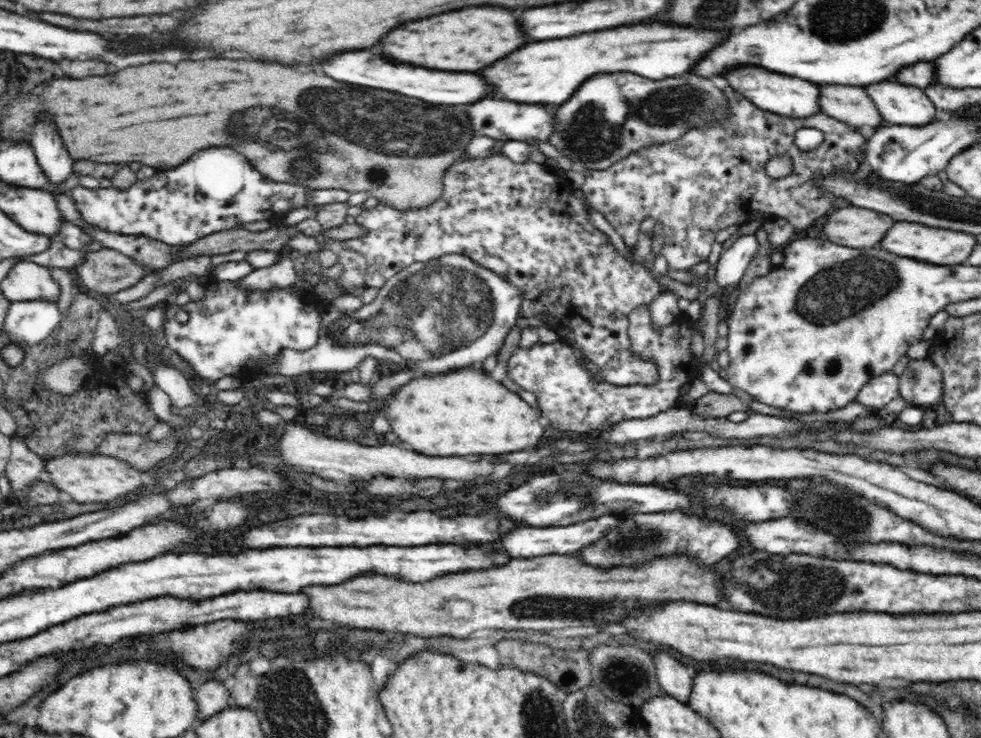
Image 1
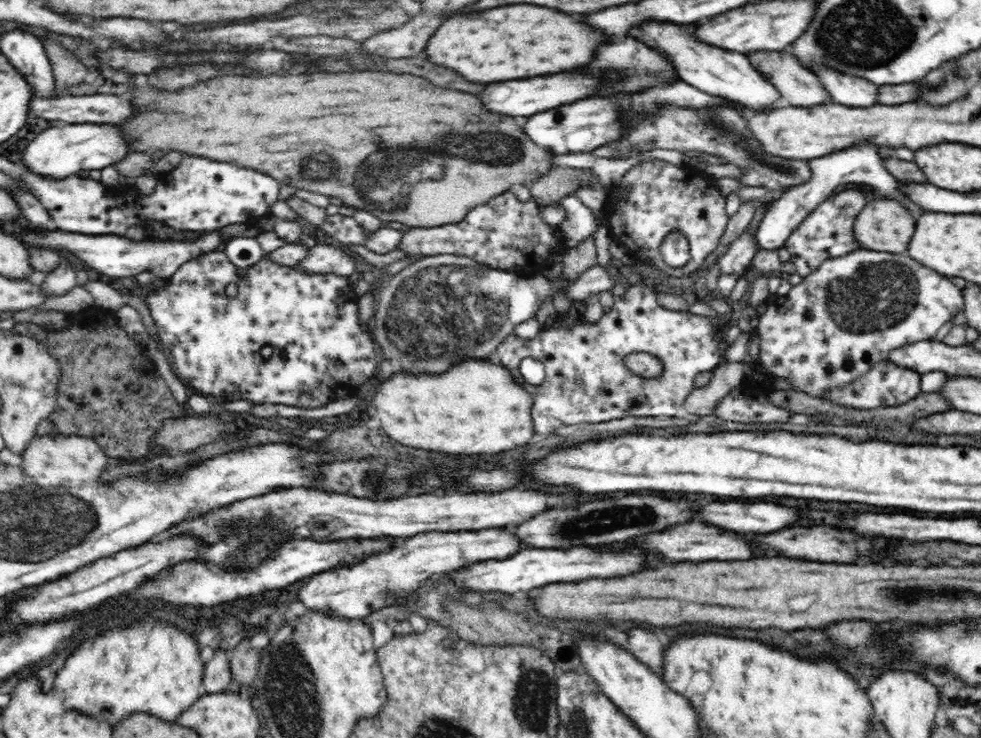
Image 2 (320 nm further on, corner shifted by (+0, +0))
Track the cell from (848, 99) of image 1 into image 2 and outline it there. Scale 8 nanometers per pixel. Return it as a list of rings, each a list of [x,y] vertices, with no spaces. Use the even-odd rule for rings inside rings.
[[[752,51],[746,55],[754,68],[770,80],[792,106],[808,108],[831,102],[818,78],[802,68],[792,54]]]

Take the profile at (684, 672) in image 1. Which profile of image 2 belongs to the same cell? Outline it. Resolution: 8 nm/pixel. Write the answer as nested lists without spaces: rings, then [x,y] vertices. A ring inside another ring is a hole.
[[[638,627],[631,628],[627,631],[627,635],[632,654],[657,675],[661,675],[664,672],[663,656],[666,647],[660,642],[660,638],[654,633]]]

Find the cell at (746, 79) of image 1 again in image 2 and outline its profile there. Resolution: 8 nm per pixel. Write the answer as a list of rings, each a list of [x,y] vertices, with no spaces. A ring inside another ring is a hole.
[[[648,22],[648,24],[640,24],[640,28],[630,28],[628,36],[634,36],[636,40],[642,40],[646,46],[666,54],[679,76],[678,80],[687,82],[702,92],[736,103],[747,113],[766,110],[774,102],[778,102],[778,98],[781,96],[775,86],[764,80],[763,74],[756,68],[752,68],[752,63],[747,55],[726,52],[714,45],[702,44],[702,42],[698,42],[698,38],[694,36],[692,30],[686,32],[686,28],[680,30],[678,26],[666,24],[666,22],[662,22],[662,24]]]

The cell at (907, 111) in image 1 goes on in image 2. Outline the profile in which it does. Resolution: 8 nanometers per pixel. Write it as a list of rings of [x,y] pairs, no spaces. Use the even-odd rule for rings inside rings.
[[[816,64],[814,74],[822,80],[822,86],[826,88],[832,103],[854,108],[869,107],[878,103],[879,85],[869,80],[840,74],[822,64]]]

